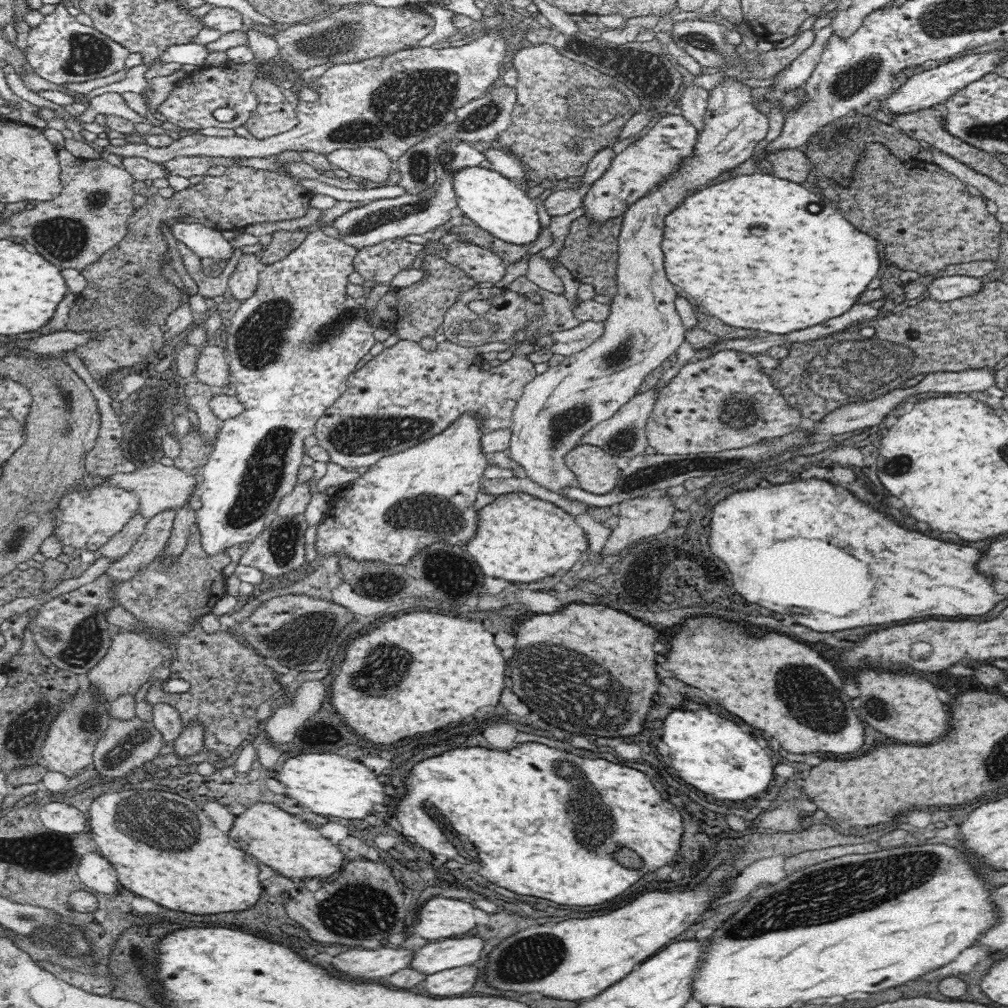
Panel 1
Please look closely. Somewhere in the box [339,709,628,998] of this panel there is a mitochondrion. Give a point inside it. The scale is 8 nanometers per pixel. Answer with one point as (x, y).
(528, 959)

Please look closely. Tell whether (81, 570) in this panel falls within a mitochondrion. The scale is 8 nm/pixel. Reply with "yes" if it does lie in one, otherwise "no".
no

